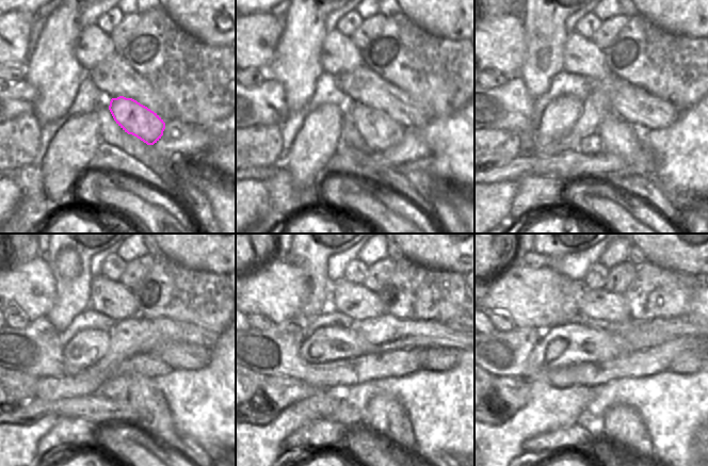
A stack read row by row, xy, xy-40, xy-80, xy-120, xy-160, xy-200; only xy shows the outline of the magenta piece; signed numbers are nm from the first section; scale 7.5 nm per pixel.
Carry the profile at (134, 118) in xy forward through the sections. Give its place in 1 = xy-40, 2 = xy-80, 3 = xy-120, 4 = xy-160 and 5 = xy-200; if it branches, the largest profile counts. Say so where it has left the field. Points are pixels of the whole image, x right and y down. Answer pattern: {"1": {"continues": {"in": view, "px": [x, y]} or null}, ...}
{"1": {"continues": {"in": "xy-40", "px": [380, 132]}}, "2": {"continues": {"in": "xy-80", "px": [620, 138]}}, "3": {"continues": {"in": "xy-120", "px": [155, 417]}}, "4": {"continues": {"in": "xy-160", "px": [384, 414]}}, "5": {"continues": {"in": "xy-200", "px": [623, 423]}}}

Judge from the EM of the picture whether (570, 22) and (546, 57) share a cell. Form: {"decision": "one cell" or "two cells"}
{"decision": "two cells"}

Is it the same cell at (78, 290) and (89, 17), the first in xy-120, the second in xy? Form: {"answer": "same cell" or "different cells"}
{"answer": "different cells"}

